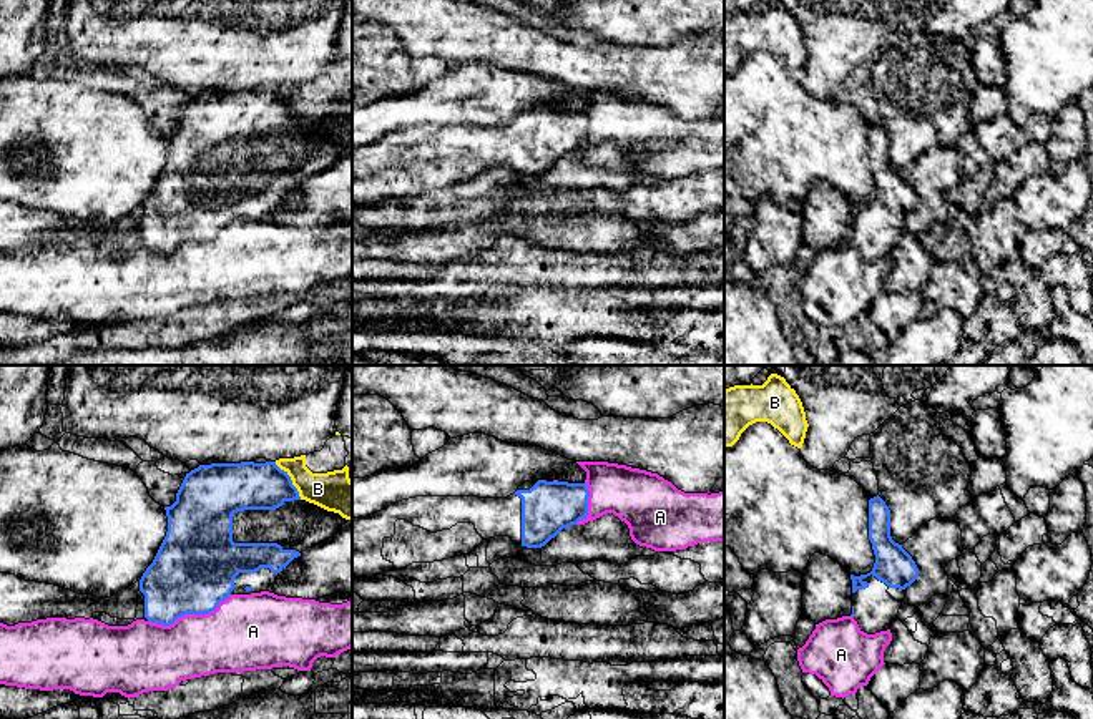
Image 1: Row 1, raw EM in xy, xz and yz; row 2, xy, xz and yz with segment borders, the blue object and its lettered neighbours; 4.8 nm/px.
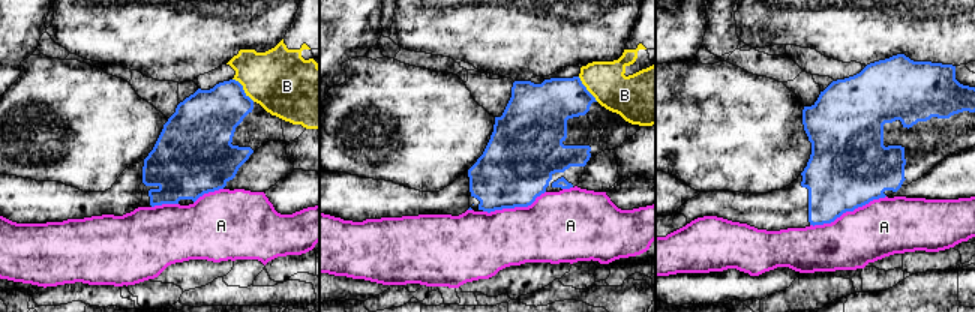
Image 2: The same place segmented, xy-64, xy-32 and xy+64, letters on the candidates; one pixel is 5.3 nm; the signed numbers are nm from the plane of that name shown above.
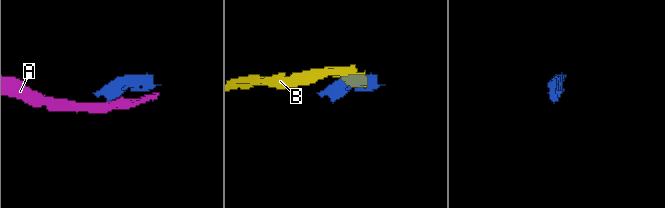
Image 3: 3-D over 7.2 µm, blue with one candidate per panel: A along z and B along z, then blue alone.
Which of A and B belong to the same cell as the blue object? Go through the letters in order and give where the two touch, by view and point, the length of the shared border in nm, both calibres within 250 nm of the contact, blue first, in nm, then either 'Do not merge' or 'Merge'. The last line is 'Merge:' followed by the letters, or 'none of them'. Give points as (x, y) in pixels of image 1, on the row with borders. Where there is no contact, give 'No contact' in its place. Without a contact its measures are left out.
A: Touches blue at xy (190, 613). Shared border 420 nm. Thickness 400 nm (blue) against 340 nm. Do not merge
B: Touches blue at xy (291, 480). Shared border 220 nm. Thickness 240 nm (blue) against 190 nm. Do not merge
Merge: none of them

